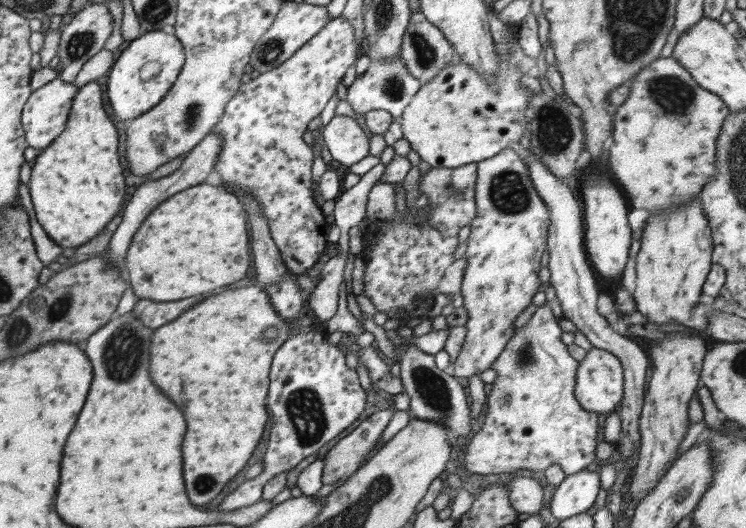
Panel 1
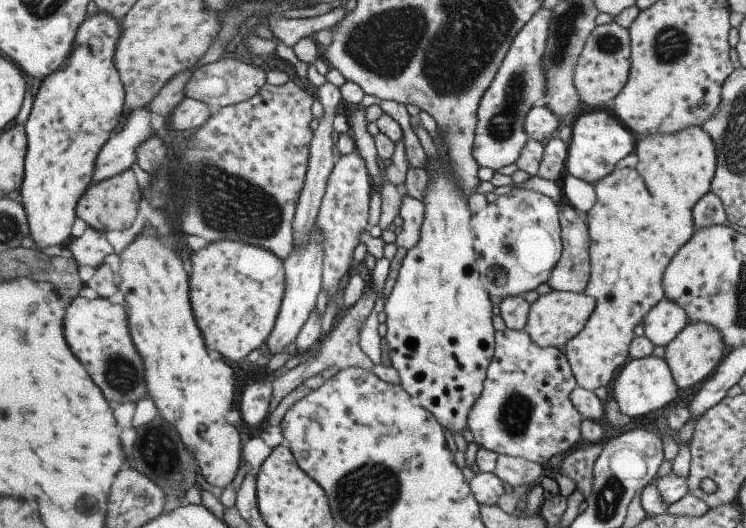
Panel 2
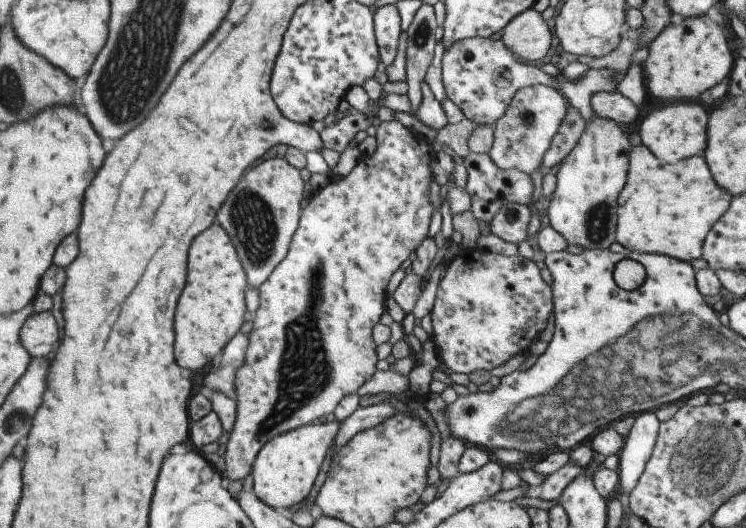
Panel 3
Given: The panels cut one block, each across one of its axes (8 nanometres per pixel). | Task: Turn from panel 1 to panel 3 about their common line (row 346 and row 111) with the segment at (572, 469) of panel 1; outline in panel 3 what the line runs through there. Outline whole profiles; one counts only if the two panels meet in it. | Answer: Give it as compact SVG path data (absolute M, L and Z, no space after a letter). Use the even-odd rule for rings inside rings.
M532 85L516 91L506 112L492 124L494 142L493 147L487 152L488 156L498 168L516 169L529 175L536 172L542 164L542 157L550 148L552 138L566 116L569 103L572 102L568 102L558 89L548 85Z

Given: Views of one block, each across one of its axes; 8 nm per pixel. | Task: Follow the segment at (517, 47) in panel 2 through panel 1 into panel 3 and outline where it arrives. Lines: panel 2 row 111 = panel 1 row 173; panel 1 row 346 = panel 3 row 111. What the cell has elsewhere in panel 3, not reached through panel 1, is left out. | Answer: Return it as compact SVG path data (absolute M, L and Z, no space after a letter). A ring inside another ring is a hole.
M470 37L454 43L443 54L441 63L442 80L447 98L462 110L464 118L480 125L491 126L506 112L514 93L532 85L548 85L564 90L571 96L587 123L593 114L591 96L600 91L616 91L617 84L625 75L622 72L617 74L611 68L591 68L588 69L585 76L577 80L576 86L573 88L562 72L552 77L542 69L520 62L518 57L509 48L506 48L501 39L491 40L482 37Z

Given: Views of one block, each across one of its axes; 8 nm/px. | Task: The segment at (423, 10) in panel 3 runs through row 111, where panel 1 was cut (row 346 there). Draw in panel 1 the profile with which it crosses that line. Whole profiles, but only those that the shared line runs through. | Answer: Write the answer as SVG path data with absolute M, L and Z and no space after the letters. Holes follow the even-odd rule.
M412 344L404 353L404 356L399 361L400 363L400 378L404 386L405 393L410 397L409 411L395 411L394 416L390 419L386 430L380 435L380 439L376 441L374 449L370 451L369 457L385 445L392 436L396 435L401 428L404 428L409 422L410 417L417 417L423 420L435 421L442 423L450 429L450 432L459 436L467 436L472 425L472 411L468 406L466 392L462 385L456 381L456 377L451 375L444 368L439 368L435 362L435 355L422 352L416 345Z

